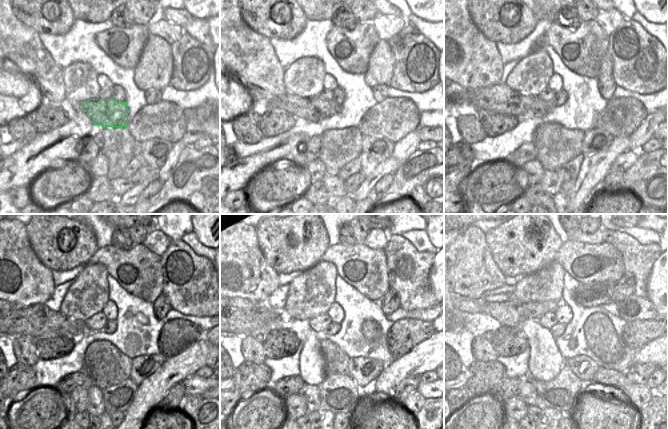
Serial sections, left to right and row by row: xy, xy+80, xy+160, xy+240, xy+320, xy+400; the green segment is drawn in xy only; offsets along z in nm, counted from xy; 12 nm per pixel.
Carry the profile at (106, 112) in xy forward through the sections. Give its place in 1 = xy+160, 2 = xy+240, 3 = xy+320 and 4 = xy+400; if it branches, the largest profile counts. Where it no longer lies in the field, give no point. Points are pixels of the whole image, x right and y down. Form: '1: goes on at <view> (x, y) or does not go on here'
1: goes on at xy+160 (500, 98)
2: goes on at xy+240 (38, 321)
3: goes on at xy+320 (262, 319)
4: goes on at xy+400 (464, 317)

